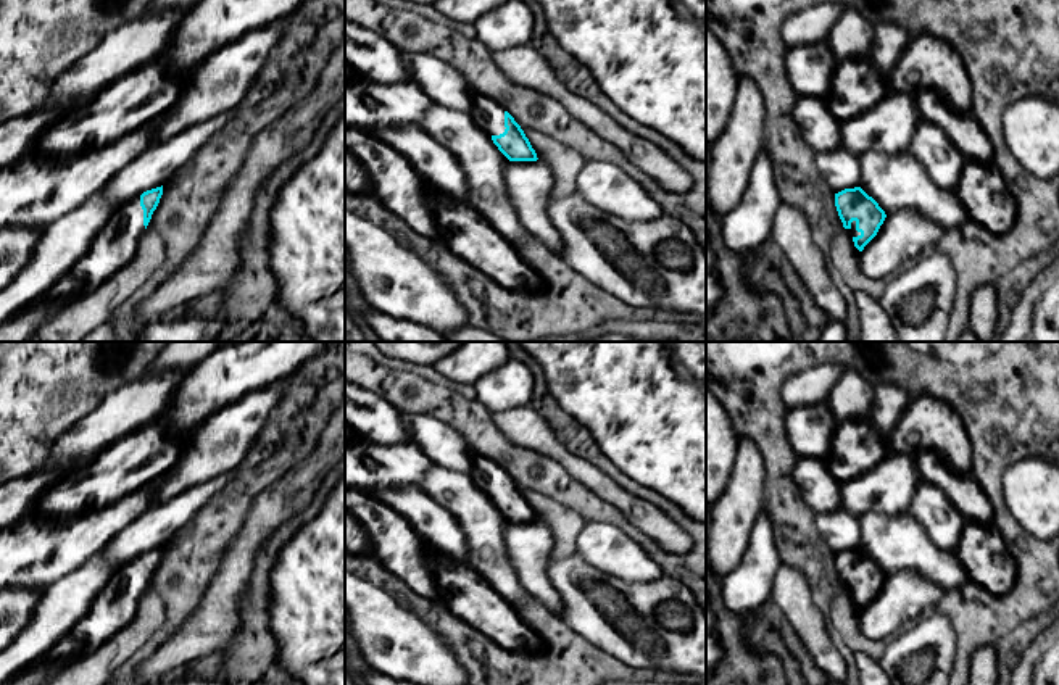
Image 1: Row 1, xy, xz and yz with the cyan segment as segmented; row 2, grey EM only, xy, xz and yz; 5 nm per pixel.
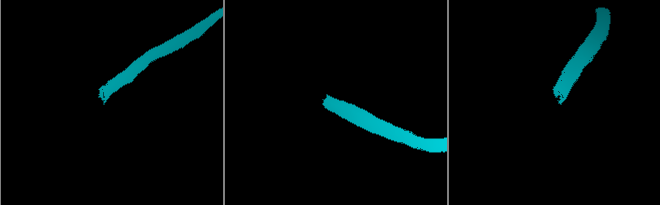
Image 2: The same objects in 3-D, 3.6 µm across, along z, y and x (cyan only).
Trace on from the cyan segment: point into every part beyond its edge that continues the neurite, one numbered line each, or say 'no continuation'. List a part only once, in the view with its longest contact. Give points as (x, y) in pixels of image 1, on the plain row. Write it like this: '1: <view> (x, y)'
1: xz (487, 474)

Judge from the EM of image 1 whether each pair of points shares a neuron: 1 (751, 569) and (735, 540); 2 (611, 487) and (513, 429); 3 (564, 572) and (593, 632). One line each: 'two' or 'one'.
1: two
2: one
3: one

